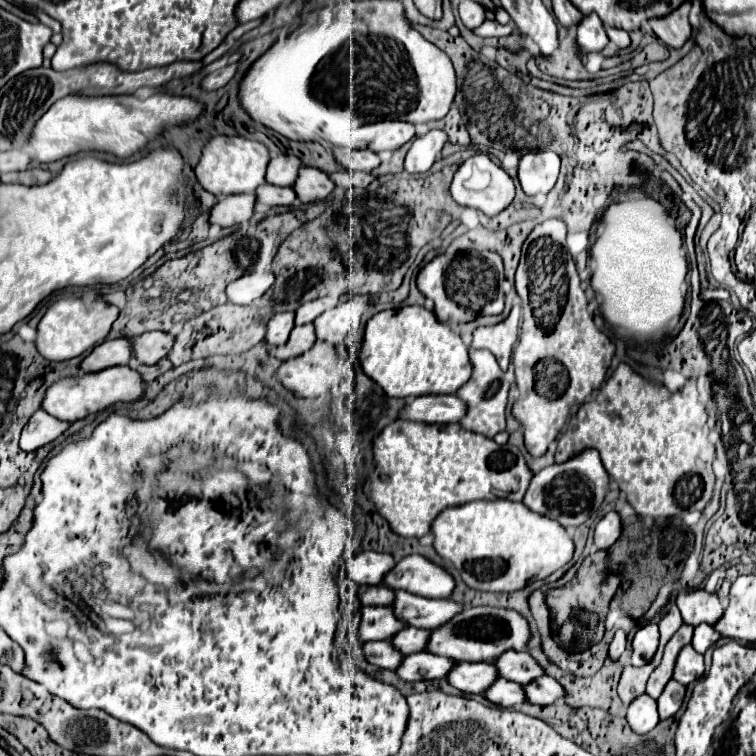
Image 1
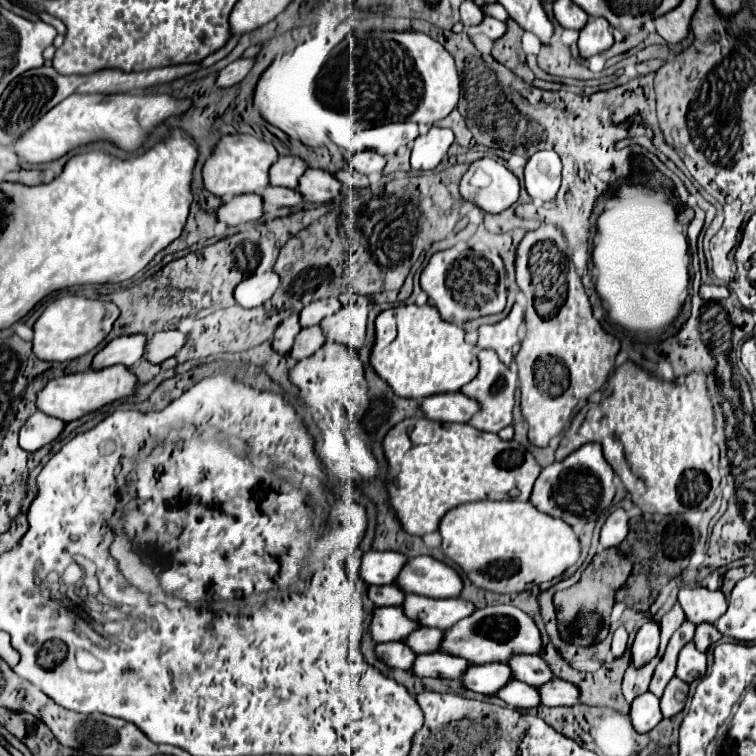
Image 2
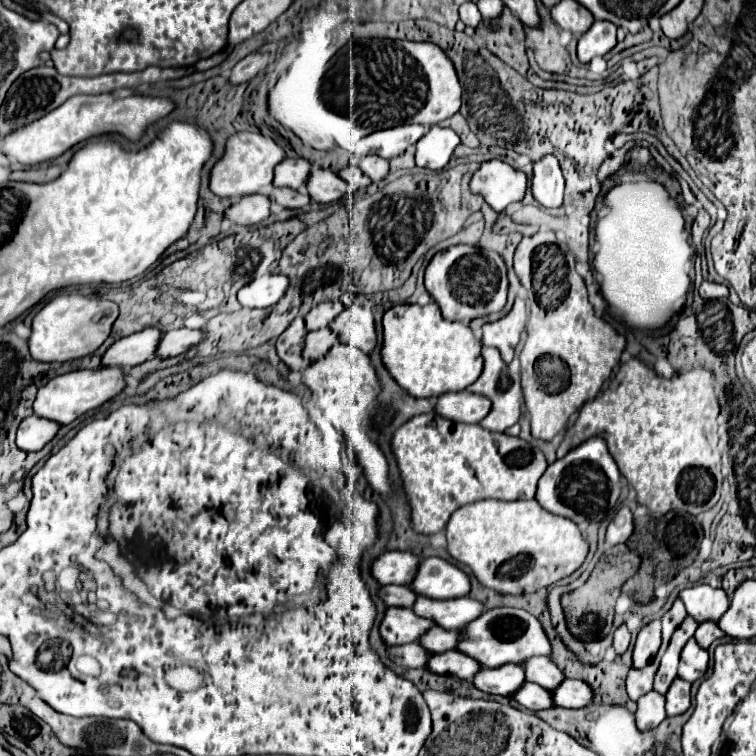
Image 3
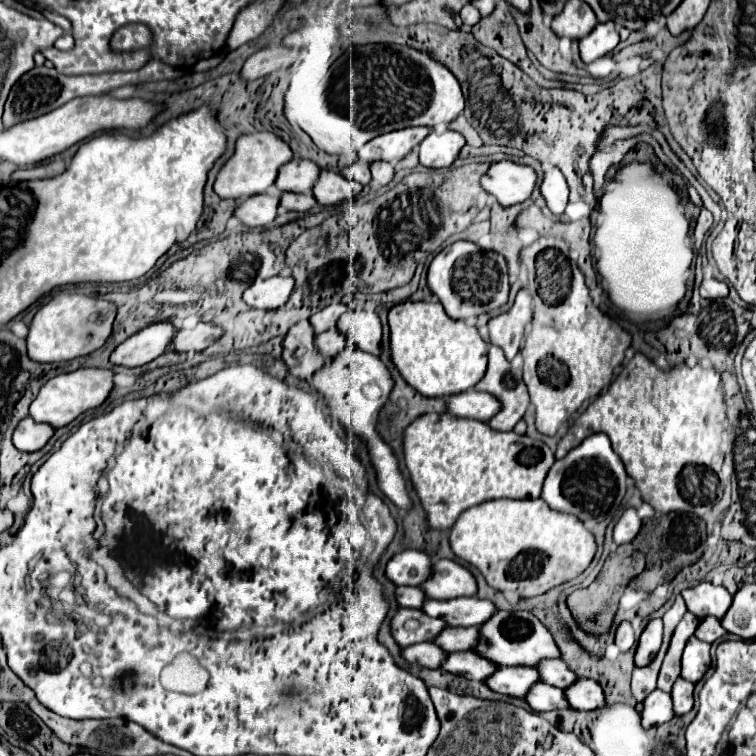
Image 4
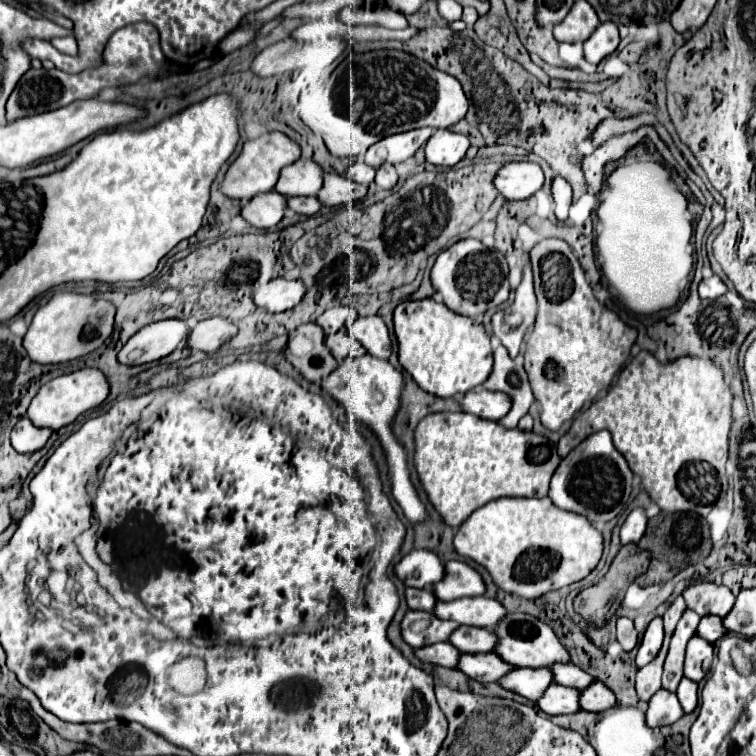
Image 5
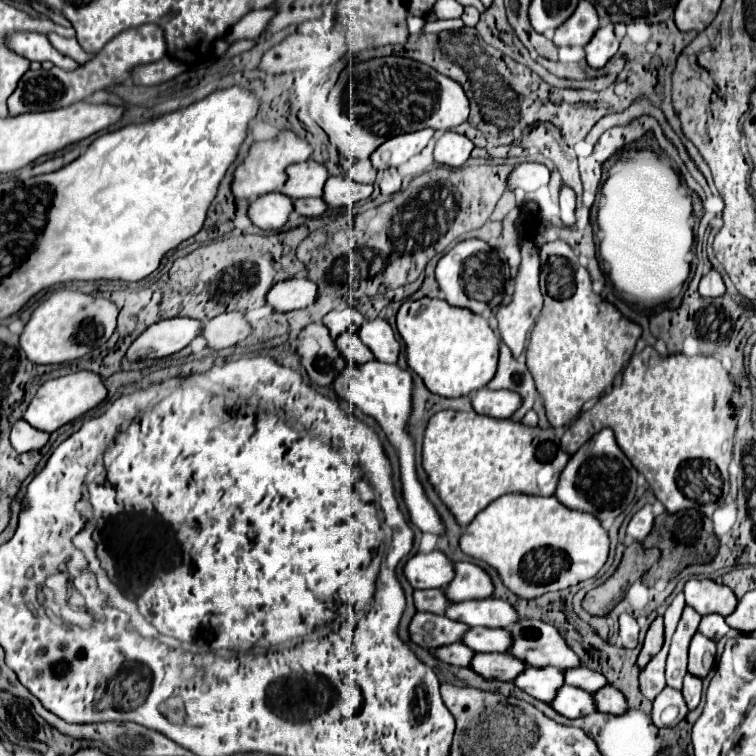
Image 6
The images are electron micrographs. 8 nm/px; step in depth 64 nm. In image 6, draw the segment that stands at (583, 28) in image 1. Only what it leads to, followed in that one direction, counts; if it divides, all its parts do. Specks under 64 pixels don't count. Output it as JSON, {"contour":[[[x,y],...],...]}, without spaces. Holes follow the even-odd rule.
{"contour":[[[614,24],[602,26],[596,30],[592,40],[586,44],[586,62],[590,68],[602,68],[616,52],[618,52],[618,38],[614,34]]]}

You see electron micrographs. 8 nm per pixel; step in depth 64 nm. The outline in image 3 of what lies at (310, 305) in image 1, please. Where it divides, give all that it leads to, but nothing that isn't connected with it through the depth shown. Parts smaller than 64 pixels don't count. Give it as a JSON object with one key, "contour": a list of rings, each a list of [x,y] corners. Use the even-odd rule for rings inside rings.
{"contour":[[[318,304],[316,308],[312,308],[312,310],[304,316],[306,330],[316,330],[316,328],[328,326],[330,320],[332,320],[338,312],[340,312],[340,308],[336,310],[332,304]]]}

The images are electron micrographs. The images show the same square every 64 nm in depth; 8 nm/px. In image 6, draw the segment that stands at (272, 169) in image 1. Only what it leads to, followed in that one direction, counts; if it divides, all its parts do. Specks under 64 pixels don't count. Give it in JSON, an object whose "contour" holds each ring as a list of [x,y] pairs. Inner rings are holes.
{"contour":[[[304,160],[288,166],[286,176],[288,180],[280,188],[280,192],[288,198],[320,198],[324,182],[328,180],[328,170],[314,160]]]}

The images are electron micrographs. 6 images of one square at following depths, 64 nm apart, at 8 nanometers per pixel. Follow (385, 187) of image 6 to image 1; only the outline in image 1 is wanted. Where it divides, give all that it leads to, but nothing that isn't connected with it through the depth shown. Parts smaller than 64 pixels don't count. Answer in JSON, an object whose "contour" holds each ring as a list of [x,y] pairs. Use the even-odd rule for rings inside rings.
{"contour":[[[334,148],[334,158],[350,170],[372,172],[380,166],[380,158],[372,150],[352,150],[352,148]]]}

